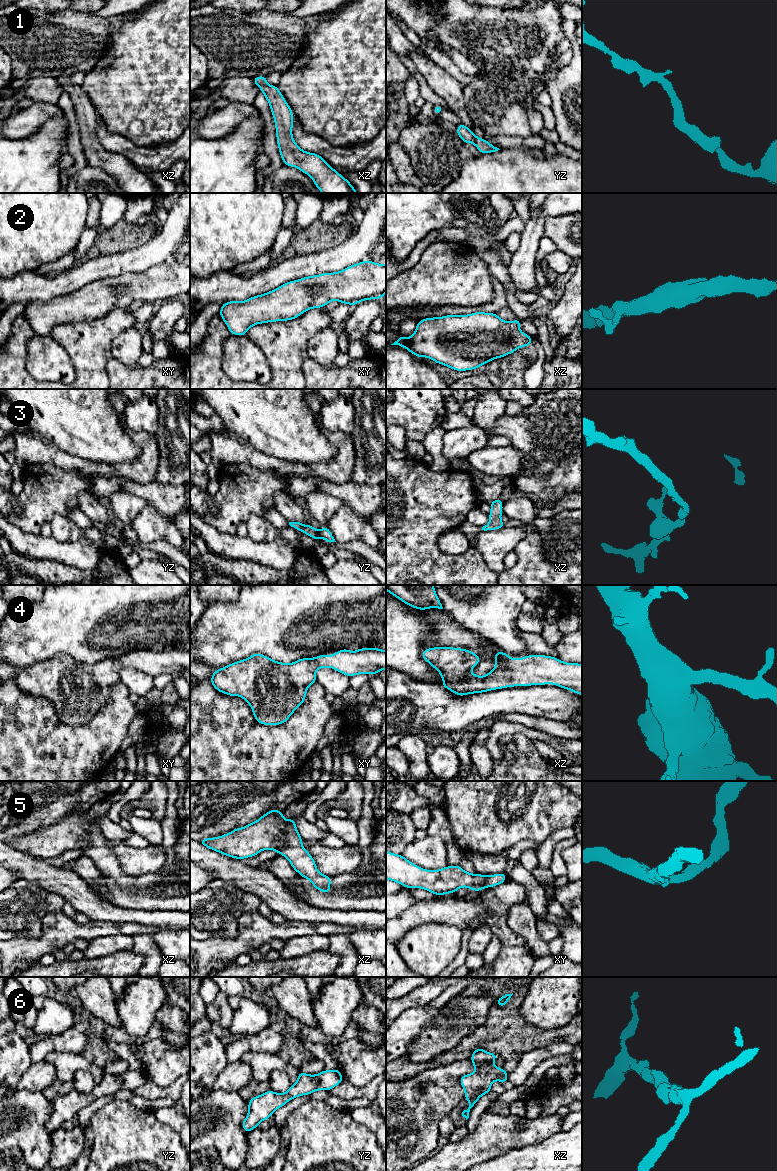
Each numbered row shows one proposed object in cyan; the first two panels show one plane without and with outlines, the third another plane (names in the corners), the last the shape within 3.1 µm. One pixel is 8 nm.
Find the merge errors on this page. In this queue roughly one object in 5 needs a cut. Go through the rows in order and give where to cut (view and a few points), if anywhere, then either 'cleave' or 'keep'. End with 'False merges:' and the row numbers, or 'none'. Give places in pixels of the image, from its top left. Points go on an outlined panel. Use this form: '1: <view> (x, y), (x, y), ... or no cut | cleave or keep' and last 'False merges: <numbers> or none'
1: no cut | keep
2: no cut | keep
3: no cut | keep
4: no cut | keep
5: no cut | keep
6: no cut | keep
False merges: none

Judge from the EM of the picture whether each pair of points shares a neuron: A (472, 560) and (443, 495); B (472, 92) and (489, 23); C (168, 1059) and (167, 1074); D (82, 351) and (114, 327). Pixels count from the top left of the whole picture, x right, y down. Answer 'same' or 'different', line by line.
A: same
B: different
C: same
D: same

